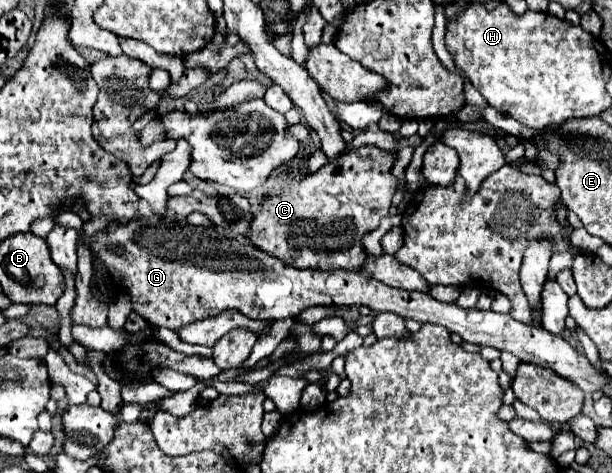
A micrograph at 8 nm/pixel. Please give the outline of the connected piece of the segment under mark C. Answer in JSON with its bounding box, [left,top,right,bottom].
[245,147,397,271]

